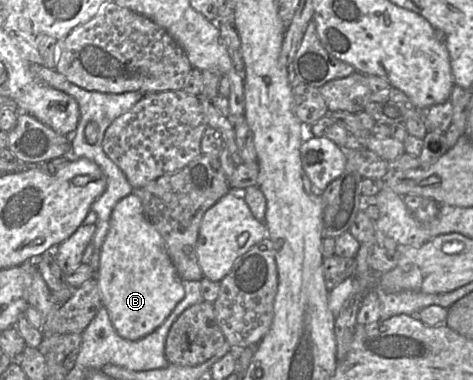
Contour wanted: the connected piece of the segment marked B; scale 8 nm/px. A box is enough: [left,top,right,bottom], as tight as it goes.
[95,193,185,341]

